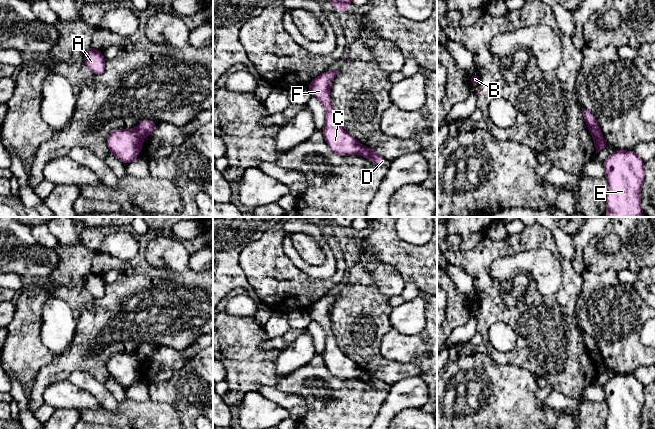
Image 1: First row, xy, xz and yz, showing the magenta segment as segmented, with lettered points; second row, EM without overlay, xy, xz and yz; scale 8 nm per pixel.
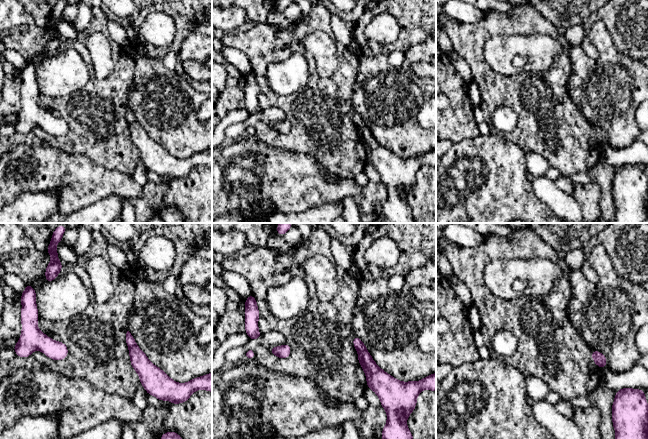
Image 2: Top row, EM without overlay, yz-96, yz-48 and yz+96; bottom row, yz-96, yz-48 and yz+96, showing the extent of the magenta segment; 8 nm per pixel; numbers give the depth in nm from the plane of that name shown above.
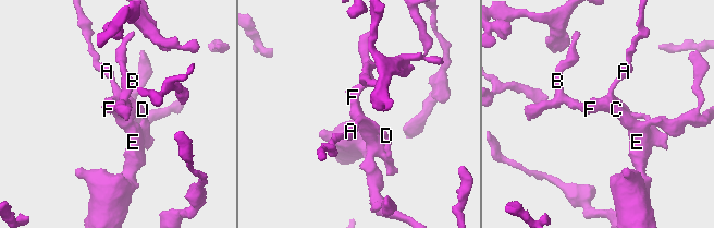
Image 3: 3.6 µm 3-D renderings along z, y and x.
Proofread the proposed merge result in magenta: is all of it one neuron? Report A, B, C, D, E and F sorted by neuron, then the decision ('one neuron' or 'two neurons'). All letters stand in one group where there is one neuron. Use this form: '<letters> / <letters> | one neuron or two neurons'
A D / B C E F | two neurons

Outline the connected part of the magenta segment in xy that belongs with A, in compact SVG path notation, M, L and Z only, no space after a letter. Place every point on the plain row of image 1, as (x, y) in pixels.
M92 270L89 271L84 279L84 288L94 297L101 299L105 294L105 283L102 276Z

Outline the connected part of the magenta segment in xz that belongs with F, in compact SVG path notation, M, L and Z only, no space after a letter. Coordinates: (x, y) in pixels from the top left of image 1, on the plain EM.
M338 294L325 295L323 298L314 302L308 311L311 319L317 322L325 332L326 344L322 357L330 373L334 377L343 380L361 380L367 375L367 371L362 369L340 350L331 328L329 310L337 298Z

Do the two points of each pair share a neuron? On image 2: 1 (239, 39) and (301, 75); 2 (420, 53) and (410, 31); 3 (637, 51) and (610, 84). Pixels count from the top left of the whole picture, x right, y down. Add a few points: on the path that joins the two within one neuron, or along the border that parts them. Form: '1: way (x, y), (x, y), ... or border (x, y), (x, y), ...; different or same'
1: border (267, 64), (267, 83), (270, 87); different
2: border (425, 40), (413, 44), (405, 52); different
3: border (613, 42), (613, 45), (620, 53), (637, 61); different

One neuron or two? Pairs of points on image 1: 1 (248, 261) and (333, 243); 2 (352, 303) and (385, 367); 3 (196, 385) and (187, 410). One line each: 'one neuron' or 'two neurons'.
1: one neuron
2: one neuron
3: one neuron

